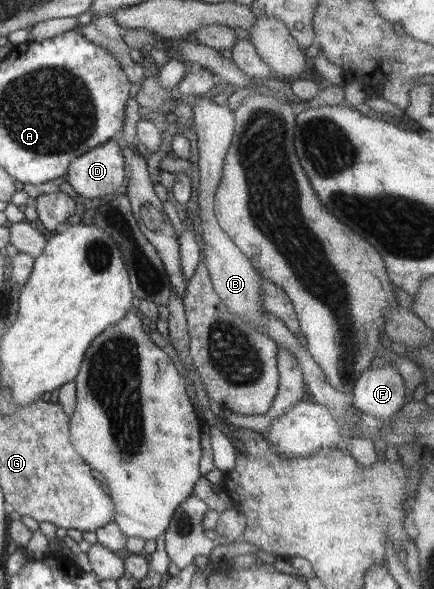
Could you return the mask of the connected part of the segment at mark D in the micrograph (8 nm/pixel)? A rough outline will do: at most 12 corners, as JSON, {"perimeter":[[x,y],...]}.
{"perimeter":[[112,140],[73,158],[64,179],[85,199],[123,183]]}

